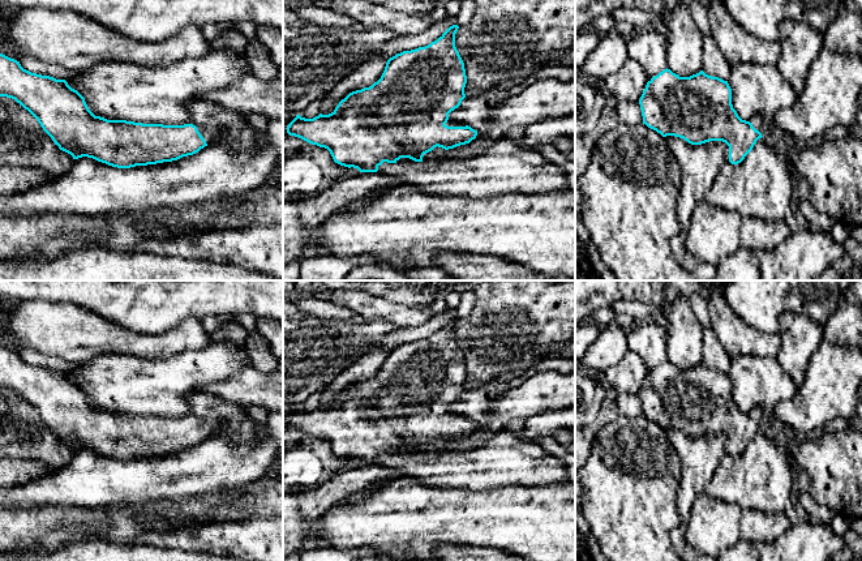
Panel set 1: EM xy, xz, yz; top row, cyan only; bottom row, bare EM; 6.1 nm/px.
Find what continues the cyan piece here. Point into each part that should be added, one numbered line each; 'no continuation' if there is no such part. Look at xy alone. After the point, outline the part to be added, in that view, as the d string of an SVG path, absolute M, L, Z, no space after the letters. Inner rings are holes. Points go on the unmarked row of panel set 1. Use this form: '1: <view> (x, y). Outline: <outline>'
1: xy (214, 415). Outline: M196 391L188 398L190 412L207 437L224 433L239 454L245 454L260 438L258 424L239 404L223 401L206 391Z

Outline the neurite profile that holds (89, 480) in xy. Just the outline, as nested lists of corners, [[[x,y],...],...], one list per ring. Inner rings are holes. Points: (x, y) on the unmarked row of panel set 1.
[[[258,425],[260,438],[245,454],[239,454],[236,445],[224,434],[207,437],[198,445],[183,449],[177,453],[163,454],[130,461],[117,461],[93,450],[82,449],[74,451],[72,459],[63,467],[8,488],[0,488],[0,508],[78,508],[95,509],[104,506],[130,506],[155,501],[158,498],[179,500],[188,496],[200,496],[224,488],[245,487],[261,478],[278,461],[278,442],[267,425]]]

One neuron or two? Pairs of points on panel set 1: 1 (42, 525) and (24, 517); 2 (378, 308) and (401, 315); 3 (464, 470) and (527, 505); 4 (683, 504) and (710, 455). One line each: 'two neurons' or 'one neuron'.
1: one neuron
2: one neuron
3: two neurons
4: one neuron

